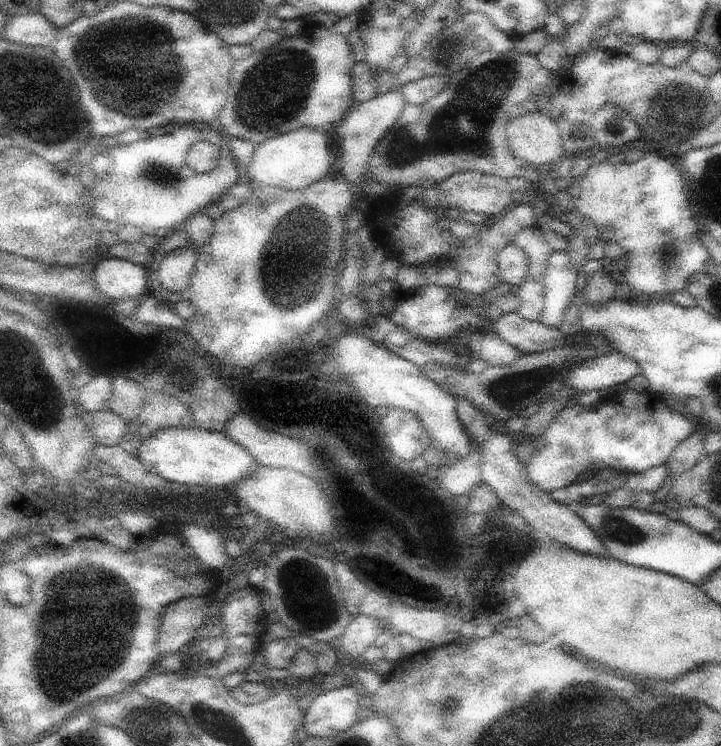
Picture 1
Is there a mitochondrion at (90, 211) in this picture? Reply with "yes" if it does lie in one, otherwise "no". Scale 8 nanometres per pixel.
no

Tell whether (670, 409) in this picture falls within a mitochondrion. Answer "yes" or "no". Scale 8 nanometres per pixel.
no

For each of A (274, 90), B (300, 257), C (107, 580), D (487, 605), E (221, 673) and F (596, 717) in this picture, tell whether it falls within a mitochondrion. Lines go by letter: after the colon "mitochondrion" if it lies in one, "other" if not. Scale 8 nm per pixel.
A: mitochondrion
B: mitochondrion
C: other
D: other
E: other
F: mitochondrion

